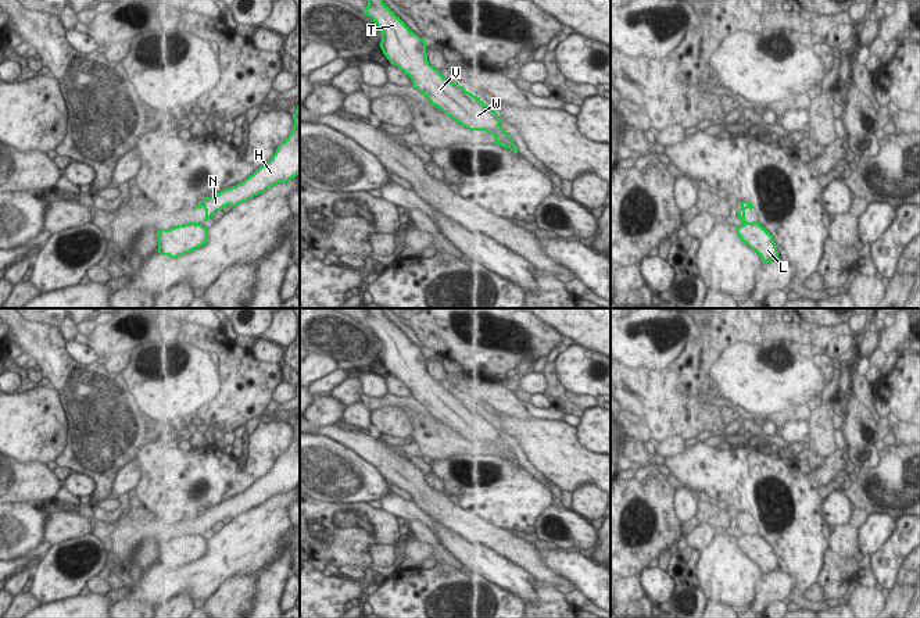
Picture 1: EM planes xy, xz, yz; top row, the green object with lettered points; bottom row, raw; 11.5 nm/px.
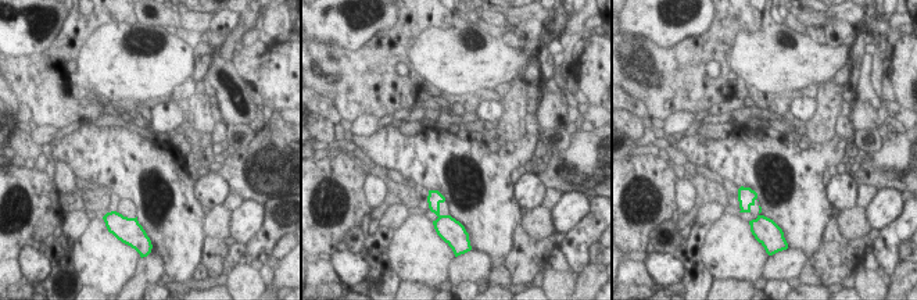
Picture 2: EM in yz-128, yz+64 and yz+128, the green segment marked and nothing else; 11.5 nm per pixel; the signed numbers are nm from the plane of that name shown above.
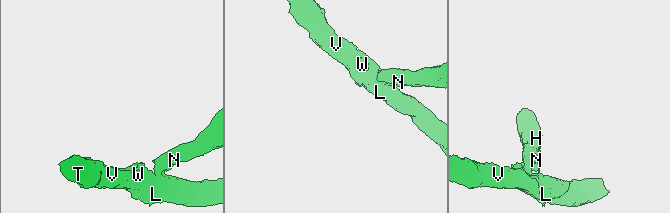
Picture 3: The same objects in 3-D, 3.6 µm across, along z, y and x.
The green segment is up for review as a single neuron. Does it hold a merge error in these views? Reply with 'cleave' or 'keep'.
cleave

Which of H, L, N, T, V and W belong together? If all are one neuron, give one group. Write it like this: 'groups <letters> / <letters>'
groups H N / L T V W

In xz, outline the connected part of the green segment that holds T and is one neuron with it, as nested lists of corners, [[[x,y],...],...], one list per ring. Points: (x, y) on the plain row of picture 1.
[[[380,308],[365,310],[368,311],[368,317],[364,324],[370,328],[380,340],[380,360],[390,375],[398,378],[404,385],[407,385],[412,392],[412,397],[418,400],[432,417],[438,418],[445,426],[451,428],[469,442],[484,442],[493,446],[495,451],[491,456],[500,456],[513,464],[518,464],[518,457],[512,453],[512,449],[500,437],[502,431],[497,426],[497,424],[484,415],[480,408],[466,403],[465,399],[459,397],[457,393],[448,392],[438,381],[430,376],[427,372],[426,353],[414,344],[405,333],[394,325],[394,322],[383,314]]]

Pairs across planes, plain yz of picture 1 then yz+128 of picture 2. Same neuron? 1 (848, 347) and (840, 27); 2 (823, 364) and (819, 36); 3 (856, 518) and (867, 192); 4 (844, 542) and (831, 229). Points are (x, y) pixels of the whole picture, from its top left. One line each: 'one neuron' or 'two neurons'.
1: one neuron
2: one neuron
3: one neuron
4: two neurons

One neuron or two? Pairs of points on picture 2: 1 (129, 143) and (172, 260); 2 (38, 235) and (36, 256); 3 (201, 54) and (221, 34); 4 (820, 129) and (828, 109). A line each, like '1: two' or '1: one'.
1: one
2: two
3: two
4: one

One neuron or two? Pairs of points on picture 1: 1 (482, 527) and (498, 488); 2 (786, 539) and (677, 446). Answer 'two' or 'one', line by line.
1: two
2: two

